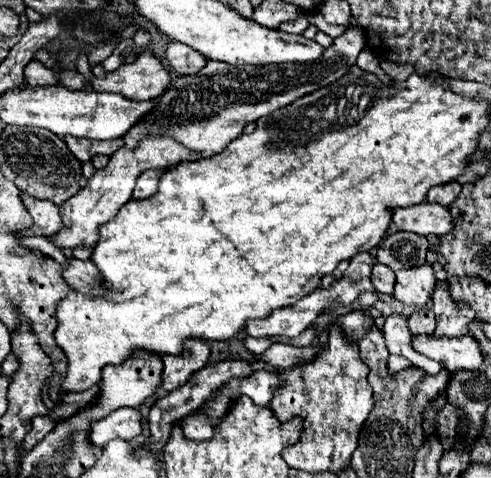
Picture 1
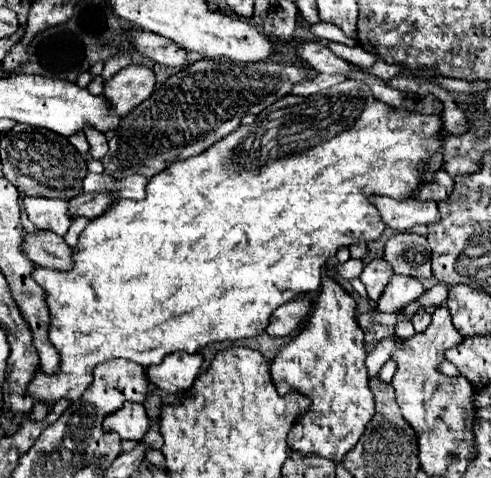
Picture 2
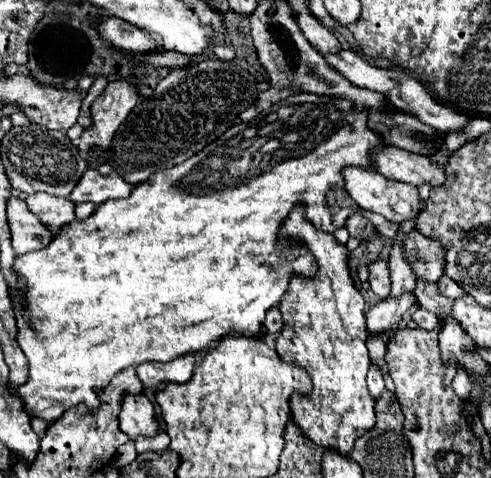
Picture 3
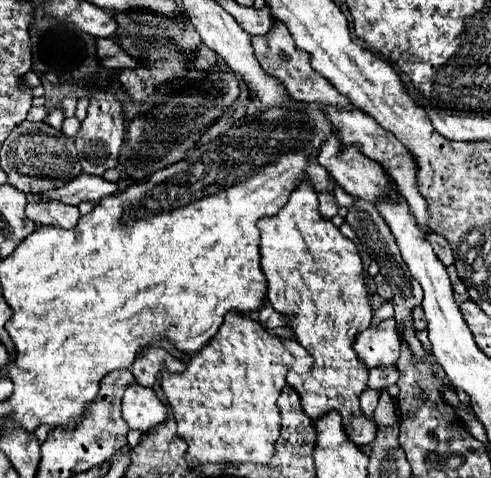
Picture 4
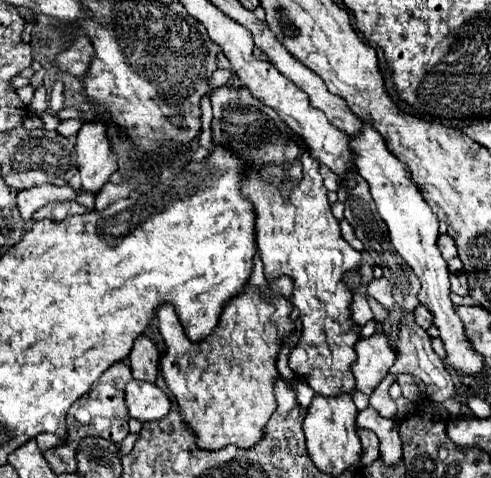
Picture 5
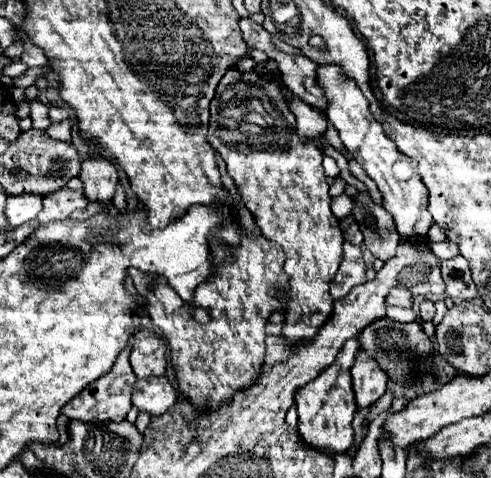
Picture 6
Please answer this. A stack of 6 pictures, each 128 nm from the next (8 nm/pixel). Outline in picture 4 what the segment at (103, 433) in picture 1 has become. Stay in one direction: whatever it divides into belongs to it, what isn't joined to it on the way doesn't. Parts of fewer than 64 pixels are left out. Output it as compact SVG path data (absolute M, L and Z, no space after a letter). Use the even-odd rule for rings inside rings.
M128 384L122 396L122 416L130 428L146 432L166 420L166 412L166 404L156 396L152 388Z

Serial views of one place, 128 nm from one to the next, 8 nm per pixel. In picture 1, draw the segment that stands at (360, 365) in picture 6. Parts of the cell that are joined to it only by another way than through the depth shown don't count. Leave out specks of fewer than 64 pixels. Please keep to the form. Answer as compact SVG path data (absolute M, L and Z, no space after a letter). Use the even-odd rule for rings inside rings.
M428 262L418 268L400 270L400 272L396 272L394 298L400 300L402 304L424 308L432 298L434 284L436 284L436 278L434 278L432 266Z

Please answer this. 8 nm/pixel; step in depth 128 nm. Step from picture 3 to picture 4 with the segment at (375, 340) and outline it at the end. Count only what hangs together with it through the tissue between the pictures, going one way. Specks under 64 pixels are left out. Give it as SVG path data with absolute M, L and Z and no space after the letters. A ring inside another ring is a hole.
M394 366L392 368L372 368L370 378L368 378L368 388L384 390L390 384L396 384L398 378L400 378L400 374L398 374L398 370Z

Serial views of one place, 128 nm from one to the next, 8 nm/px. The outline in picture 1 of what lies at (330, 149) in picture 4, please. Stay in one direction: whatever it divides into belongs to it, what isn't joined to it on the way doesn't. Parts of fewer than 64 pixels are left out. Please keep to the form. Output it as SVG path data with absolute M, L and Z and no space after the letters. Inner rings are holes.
M422 202L410 208L394 208L390 210L390 214L398 230L416 232L422 236L428 236L428 234L442 236L452 230L452 216L448 208L440 204Z

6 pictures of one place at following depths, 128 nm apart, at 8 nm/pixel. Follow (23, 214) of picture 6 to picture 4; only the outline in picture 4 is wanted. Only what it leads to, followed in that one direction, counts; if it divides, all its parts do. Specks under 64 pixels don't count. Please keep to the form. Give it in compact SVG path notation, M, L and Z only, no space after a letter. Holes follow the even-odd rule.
M76 176L76 180L68 182L64 188L56 188L56 192L40 192L42 200L60 200L64 204L80 204L80 202L100 202L102 198L114 194L118 188L112 182L106 182L102 176Z

